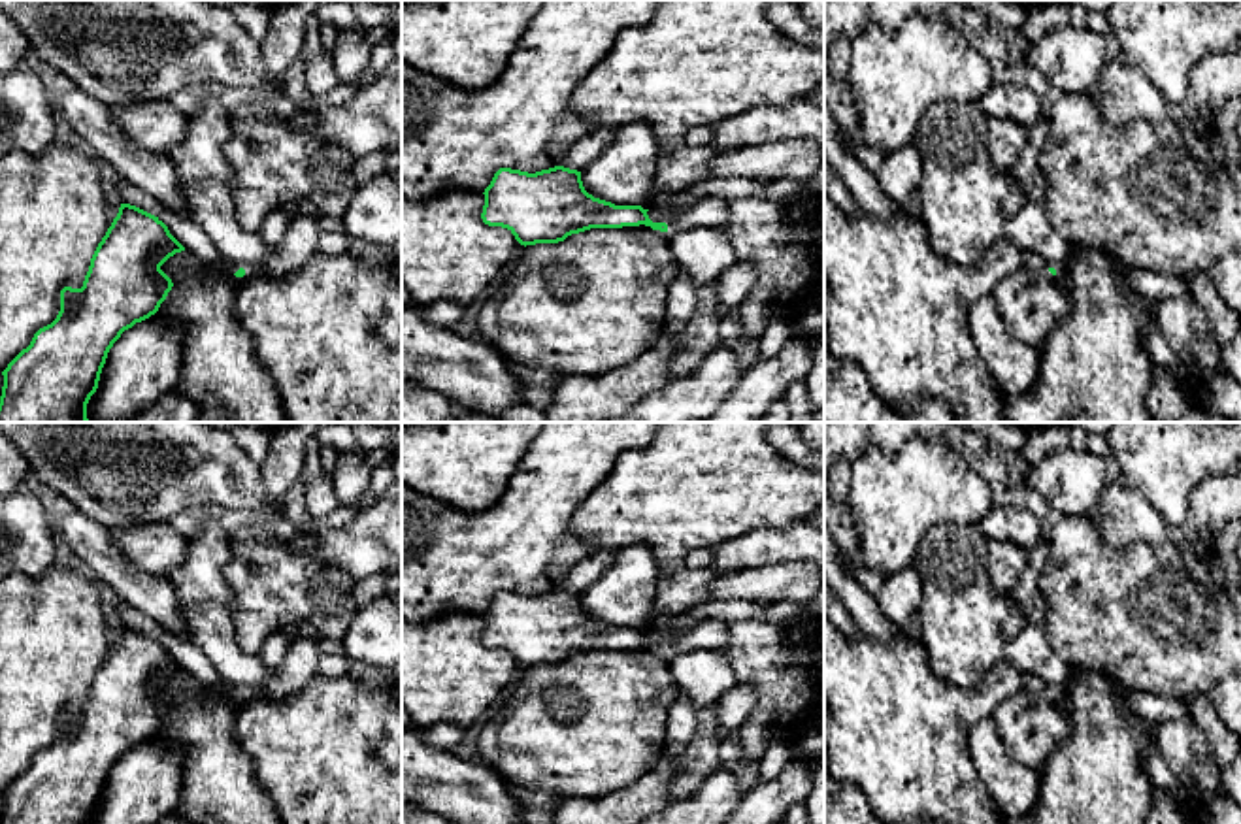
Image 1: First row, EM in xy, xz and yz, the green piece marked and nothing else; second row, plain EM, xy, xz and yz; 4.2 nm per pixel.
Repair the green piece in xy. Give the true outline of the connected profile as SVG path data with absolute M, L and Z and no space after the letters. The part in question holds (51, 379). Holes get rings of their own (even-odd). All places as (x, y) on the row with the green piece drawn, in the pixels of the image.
M121 204L98 243L81 288L60 290L57 319L40 328L2 371L0 422L89 422L87 404L98 388L108 353L121 334L155 315L172 290L160 266L185 247L155 215Z

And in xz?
M554 166L536 173L500 168L485 189L481 219L488 226L507 228L521 245L558 243L590 228L651 226L668 232L666 222L653 222L641 206L615 206L588 194L581 172Z

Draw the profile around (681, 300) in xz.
M679 272L668 288L666 315L664 321L668 330L681 334L681 330L690 322L696 309L696 287L685 272Z

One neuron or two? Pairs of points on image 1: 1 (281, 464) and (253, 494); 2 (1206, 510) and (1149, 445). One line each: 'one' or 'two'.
1: two
2: two

